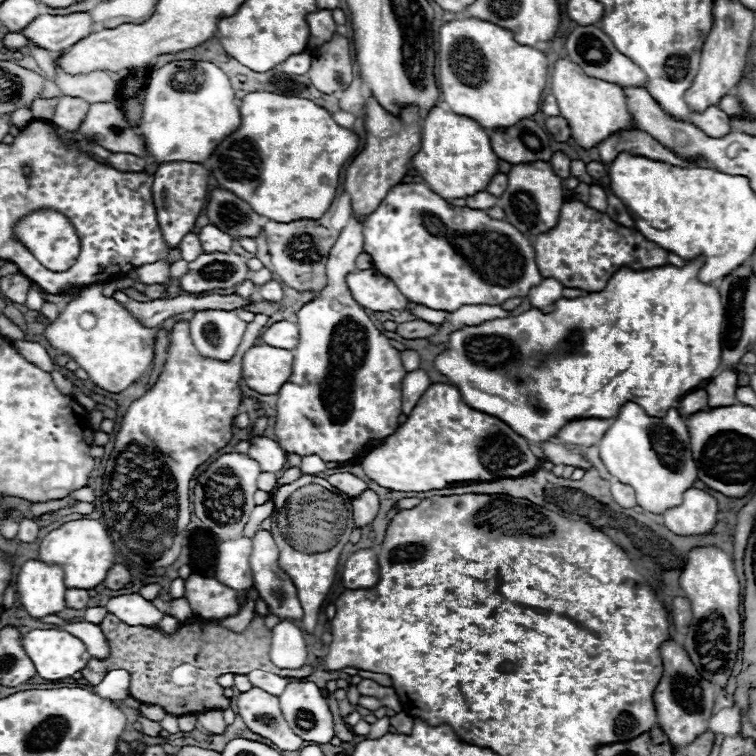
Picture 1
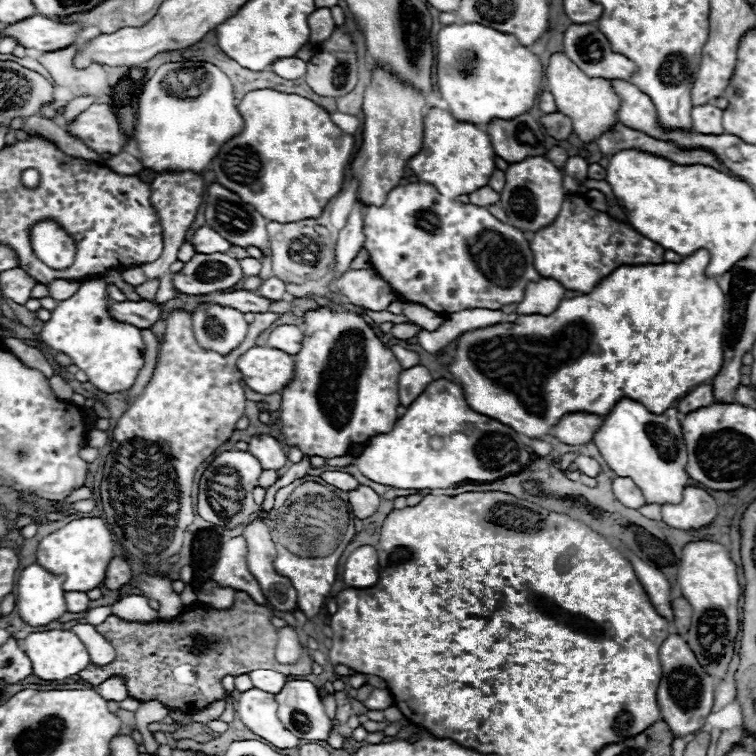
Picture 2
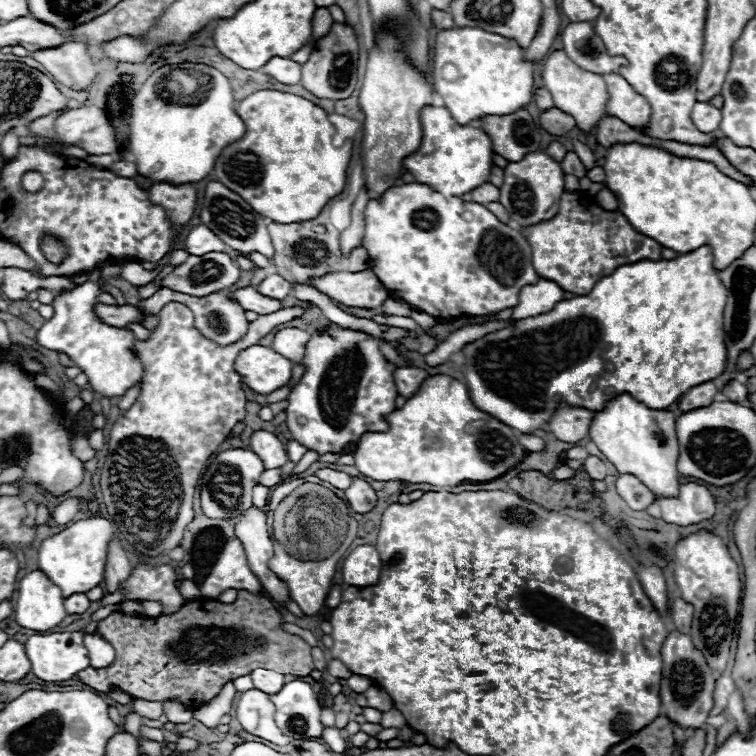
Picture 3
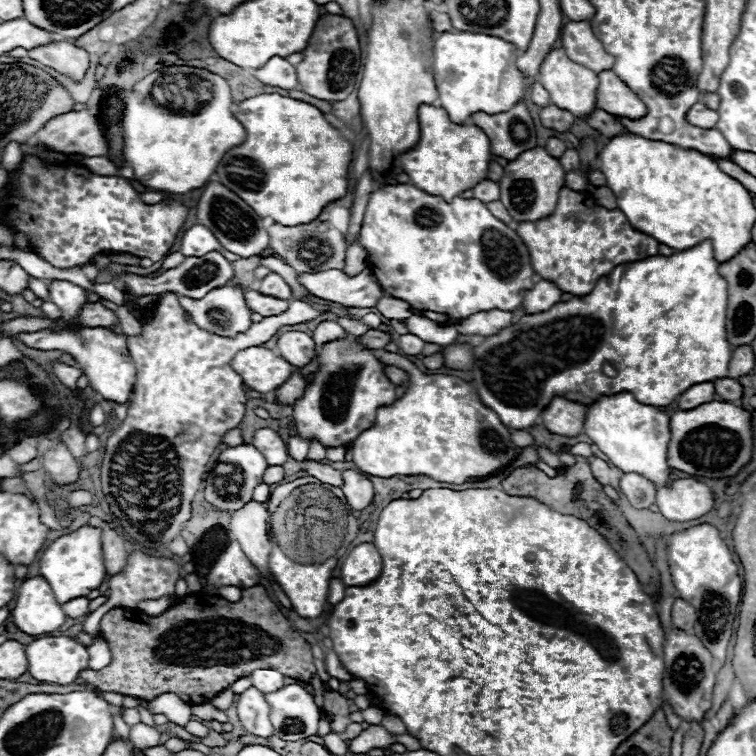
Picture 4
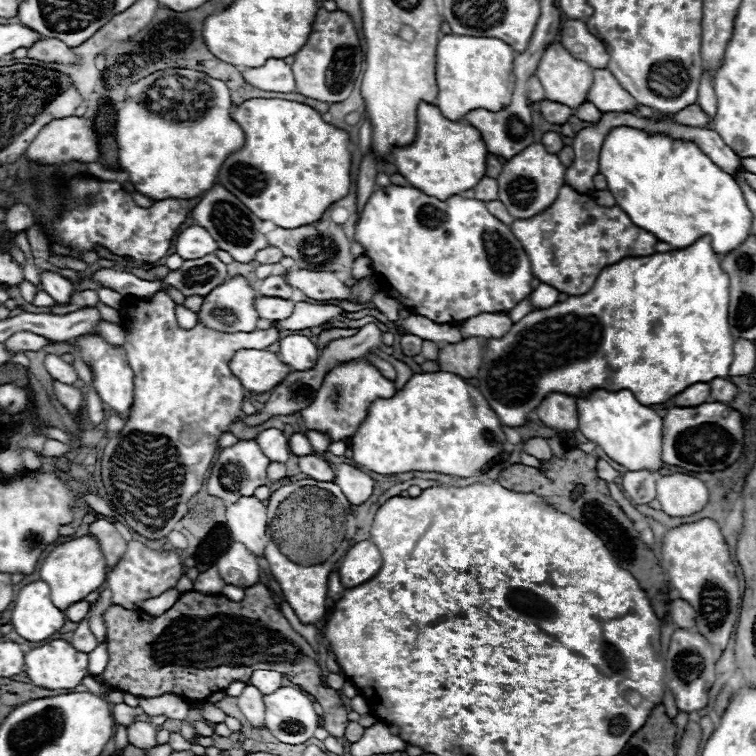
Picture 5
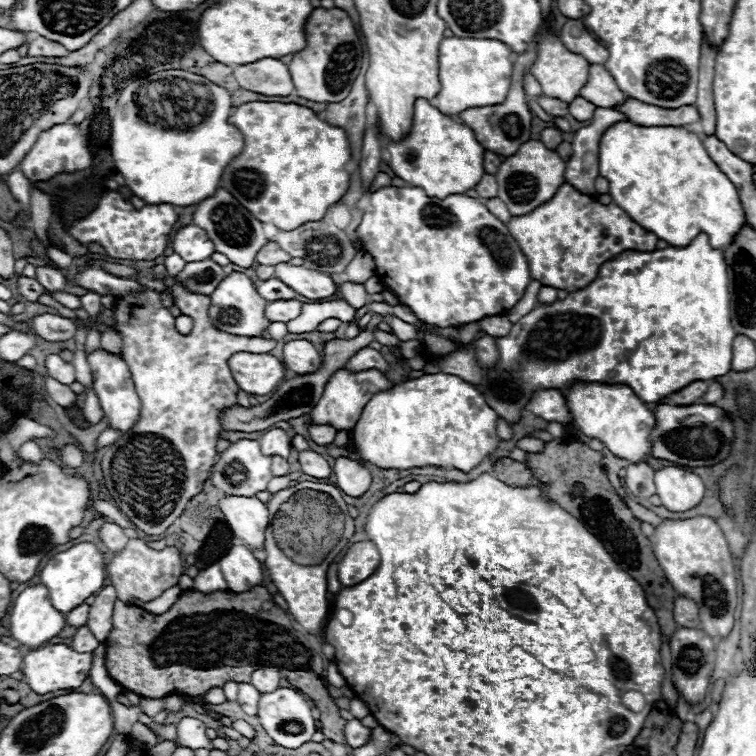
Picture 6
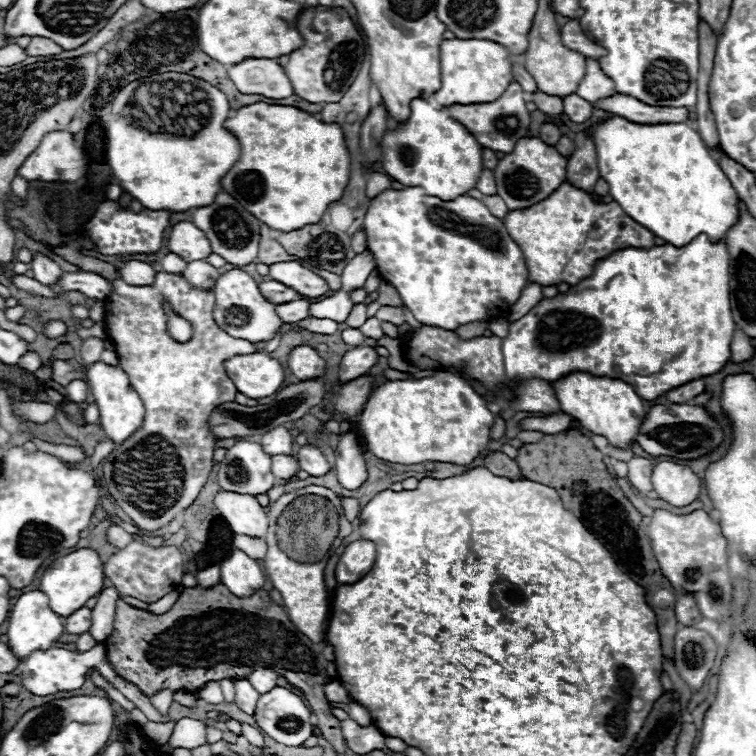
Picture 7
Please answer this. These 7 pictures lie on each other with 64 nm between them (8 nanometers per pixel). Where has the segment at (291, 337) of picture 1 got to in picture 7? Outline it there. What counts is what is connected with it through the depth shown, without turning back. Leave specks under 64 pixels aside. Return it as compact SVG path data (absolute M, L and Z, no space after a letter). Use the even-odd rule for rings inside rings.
M298 346L296 350L292 350L288 358L288 368L300 382L316 380L326 374L324 358L320 358L318 352L310 346Z

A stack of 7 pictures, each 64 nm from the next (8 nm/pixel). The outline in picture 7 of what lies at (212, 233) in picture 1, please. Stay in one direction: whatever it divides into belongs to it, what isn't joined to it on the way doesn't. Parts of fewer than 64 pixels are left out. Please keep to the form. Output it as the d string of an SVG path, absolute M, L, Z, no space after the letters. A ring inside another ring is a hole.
M188 220L172 226L172 230L168 234L168 250L178 254L186 262L204 260L206 256L212 254L208 238L202 234L202 230L198 230Z

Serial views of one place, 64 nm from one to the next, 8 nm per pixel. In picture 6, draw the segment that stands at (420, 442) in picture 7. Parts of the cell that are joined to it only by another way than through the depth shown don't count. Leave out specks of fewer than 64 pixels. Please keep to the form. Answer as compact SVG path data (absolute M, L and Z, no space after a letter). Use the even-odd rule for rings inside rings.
M424 374L374 394L352 430L352 444L360 460L380 468L452 466L468 472L496 450L496 420L498 414L472 384L454 374Z

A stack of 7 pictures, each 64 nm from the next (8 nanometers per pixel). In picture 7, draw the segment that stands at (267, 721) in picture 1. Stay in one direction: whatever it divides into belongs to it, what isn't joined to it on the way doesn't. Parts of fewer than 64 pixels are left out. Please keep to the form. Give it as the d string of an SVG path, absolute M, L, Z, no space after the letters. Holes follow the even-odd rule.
M246 678L242 680L234 680L234 692L236 692L236 700L234 704L246 712L246 714L254 714L254 708L256 708L256 702L258 702L258 692L250 686L250 682Z

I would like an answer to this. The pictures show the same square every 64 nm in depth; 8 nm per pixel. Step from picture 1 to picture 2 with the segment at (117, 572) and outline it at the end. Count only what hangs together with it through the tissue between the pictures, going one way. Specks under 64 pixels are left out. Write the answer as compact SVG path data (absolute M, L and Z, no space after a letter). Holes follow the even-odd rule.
M114 556L106 568L106 578L104 578L104 586L108 590L118 590L120 586L128 584L132 578L132 572L130 572L130 566L124 558L120 556Z

